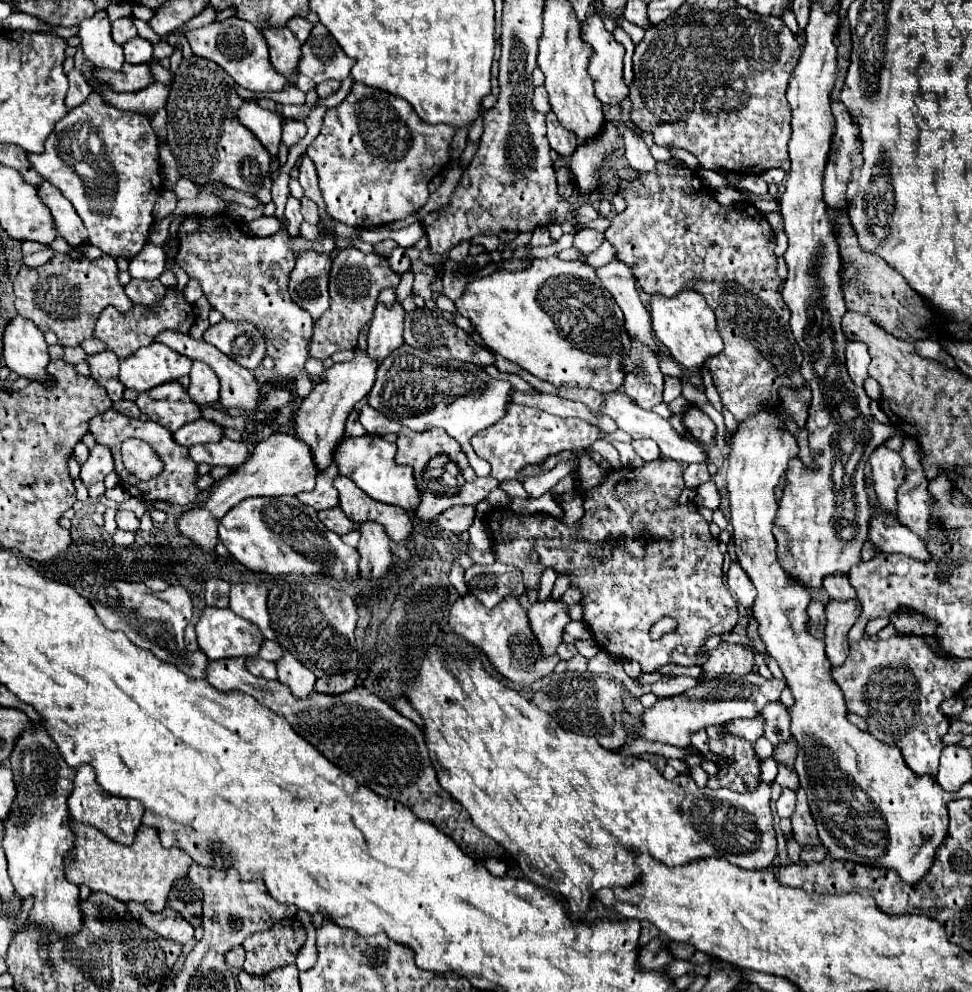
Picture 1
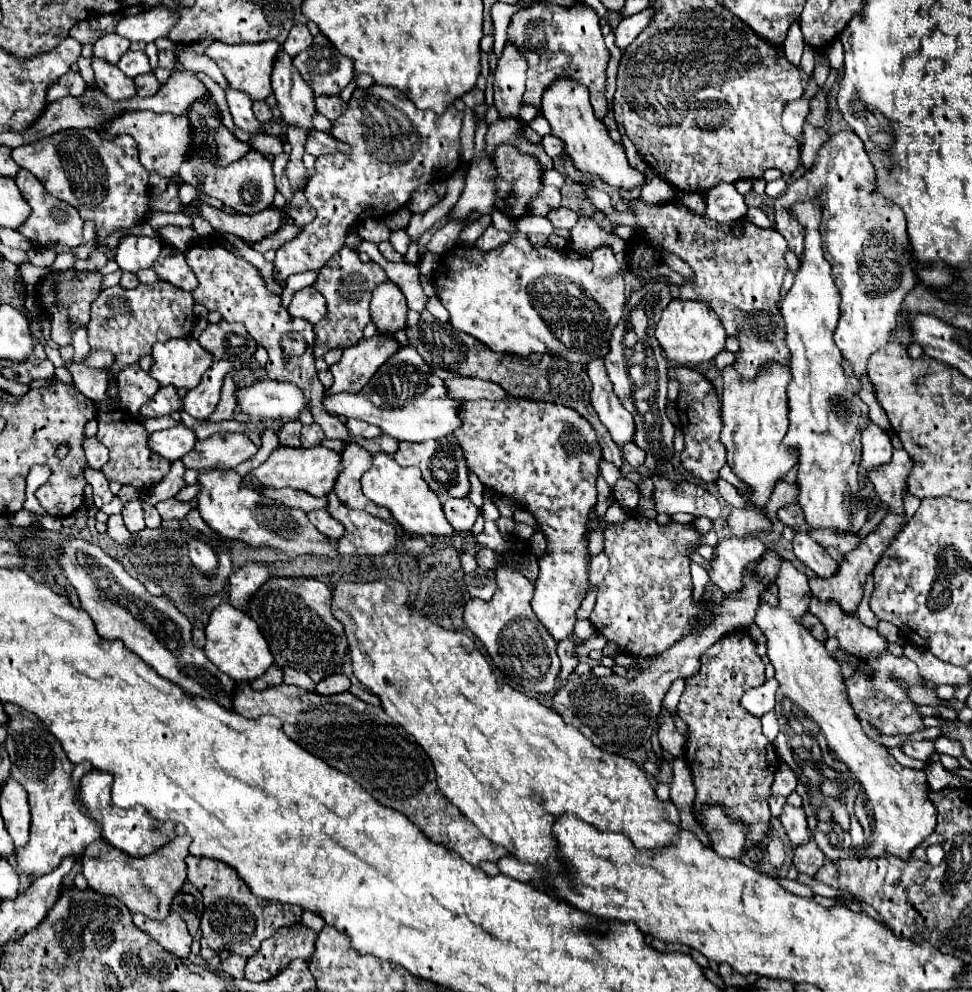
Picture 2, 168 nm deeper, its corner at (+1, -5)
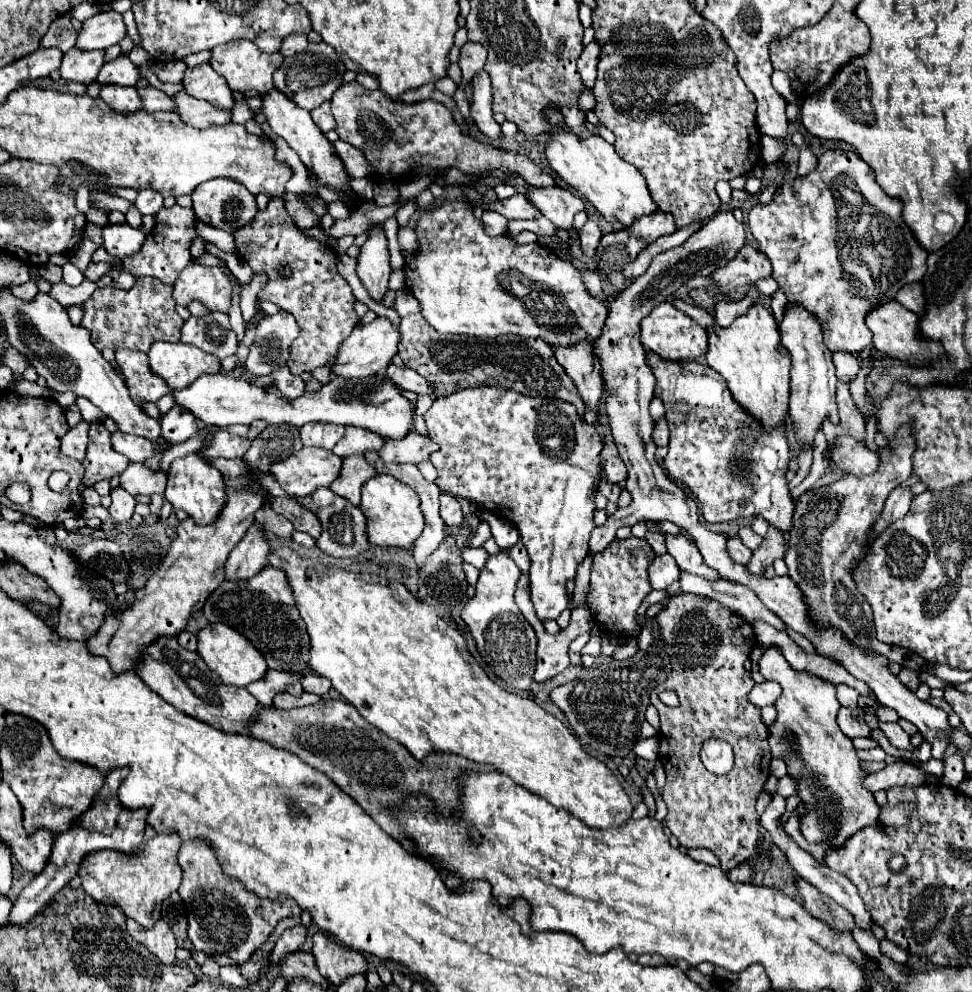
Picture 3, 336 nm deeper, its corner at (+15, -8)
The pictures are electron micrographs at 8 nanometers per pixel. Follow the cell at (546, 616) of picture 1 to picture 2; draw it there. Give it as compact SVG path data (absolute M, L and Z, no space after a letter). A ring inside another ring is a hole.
M514 397L508 401L464 401L460 417L464 425L456 429L454 435L464 451L468 469L472 469L488 489L500 495L512 495L524 509L528 509L538 519L548 539L548 555L540 559L540 575L536 579L532 611L554 641L564 641L572 635L576 609L586 597L590 563L586 521L590 509L596 505L596 477L598 463L602 459L594 427L570 407Z

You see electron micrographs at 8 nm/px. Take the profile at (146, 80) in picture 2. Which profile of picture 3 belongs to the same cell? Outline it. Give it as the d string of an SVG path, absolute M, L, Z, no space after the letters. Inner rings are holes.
M146 86L146 88L138 88L138 94L144 102L144 110L146 112L158 112L158 110L176 110L176 104L172 102L172 98L168 94L164 94L162 90L154 88L154 86Z

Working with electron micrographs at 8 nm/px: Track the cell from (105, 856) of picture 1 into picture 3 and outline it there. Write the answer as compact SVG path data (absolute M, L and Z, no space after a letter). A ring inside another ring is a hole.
M176 832L154 836L146 842L144 850L138 854L122 854L118 850L98 850L84 858L80 866L82 888L98 904L118 906L126 918L136 920L144 928L152 928L160 920L162 902L178 890L182 880L182 868L176 860L180 850L180 836Z

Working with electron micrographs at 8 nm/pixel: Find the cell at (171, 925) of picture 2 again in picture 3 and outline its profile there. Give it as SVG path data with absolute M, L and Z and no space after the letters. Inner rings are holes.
M128 920L128 934L140 942L142 946L146 946L154 956L158 956L158 960L162 964L174 964L174 950L176 950L176 940L174 934L170 930L170 926L160 920L156 922L152 928L142 928L138 922Z

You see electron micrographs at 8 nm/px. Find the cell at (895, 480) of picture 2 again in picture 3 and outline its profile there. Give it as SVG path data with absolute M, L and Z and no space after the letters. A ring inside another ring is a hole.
M836 436L836 446L830 452L830 460L846 474L856 474L858 478L864 474L872 474L878 470L878 454L868 450L852 436Z

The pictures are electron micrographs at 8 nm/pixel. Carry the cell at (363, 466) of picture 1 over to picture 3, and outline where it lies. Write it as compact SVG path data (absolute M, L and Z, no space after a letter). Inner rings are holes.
M380 474L368 480L362 486L362 502L360 508L366 516L366 534L370 544L374 546L396 546L396 548L410 548L414 540L422 534L424 528L424 514L420 510L420 498L412 488L402 484L400 480Z

